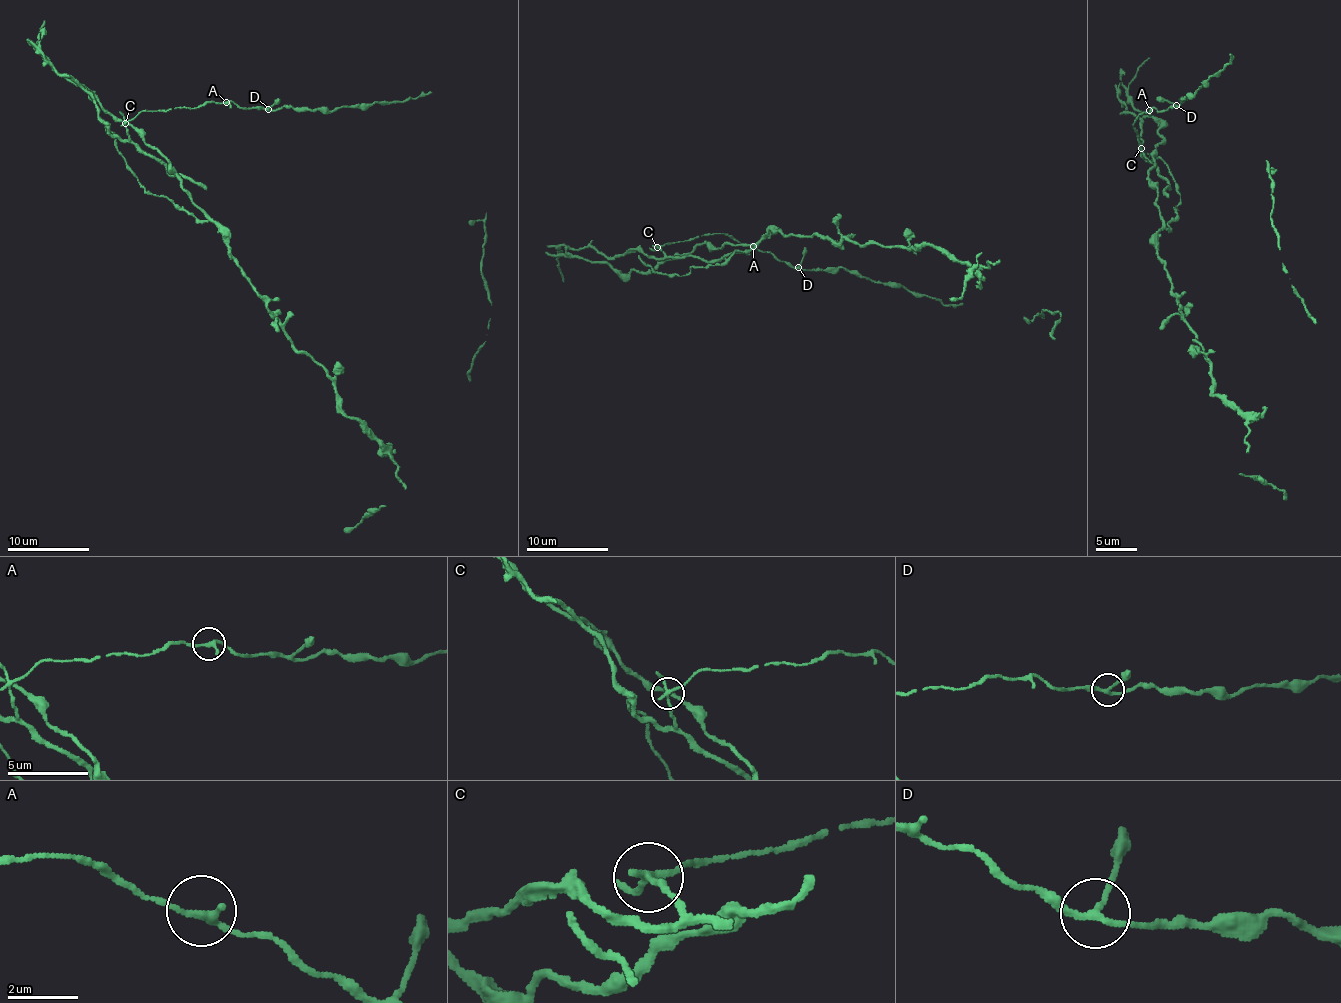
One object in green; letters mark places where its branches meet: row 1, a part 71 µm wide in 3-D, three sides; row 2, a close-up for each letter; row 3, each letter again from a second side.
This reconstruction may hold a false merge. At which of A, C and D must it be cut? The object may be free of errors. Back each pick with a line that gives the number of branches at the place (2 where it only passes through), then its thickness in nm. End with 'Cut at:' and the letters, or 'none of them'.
C: Branches: 3. Thickness 170 nm
Cut at: C

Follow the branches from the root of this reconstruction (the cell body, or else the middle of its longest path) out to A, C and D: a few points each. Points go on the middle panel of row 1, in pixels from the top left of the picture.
A: (627, 274), (607, 261), (638, 249), (662, 258), (659, 247), (710, 234), (730, 234), (741, 244), (753, 246)
C: (627, 274), (622, 275), (607, 261), (638, 249), (649, 256), (662, 258), (663, 252), (657, 246)
D: (627, 274), (607, 261), (638, 249), (662, 258), (659, 247), (710, 234), (730, 234), (798, 267)

